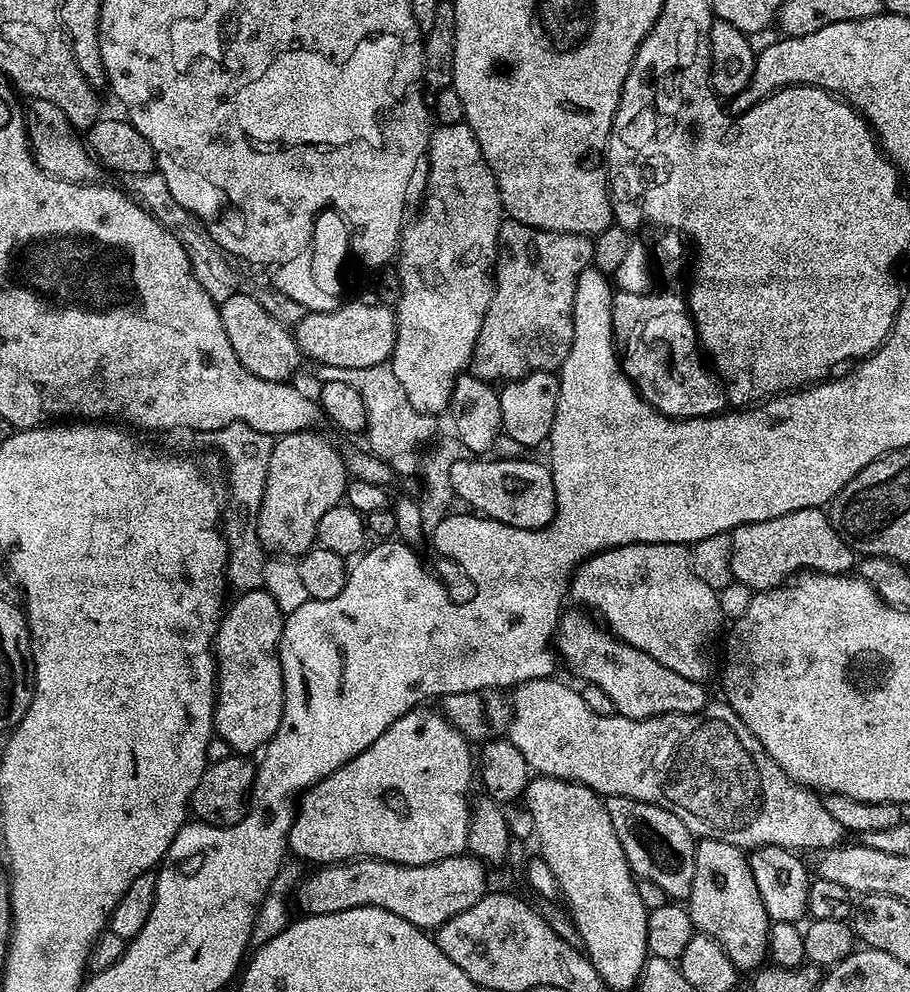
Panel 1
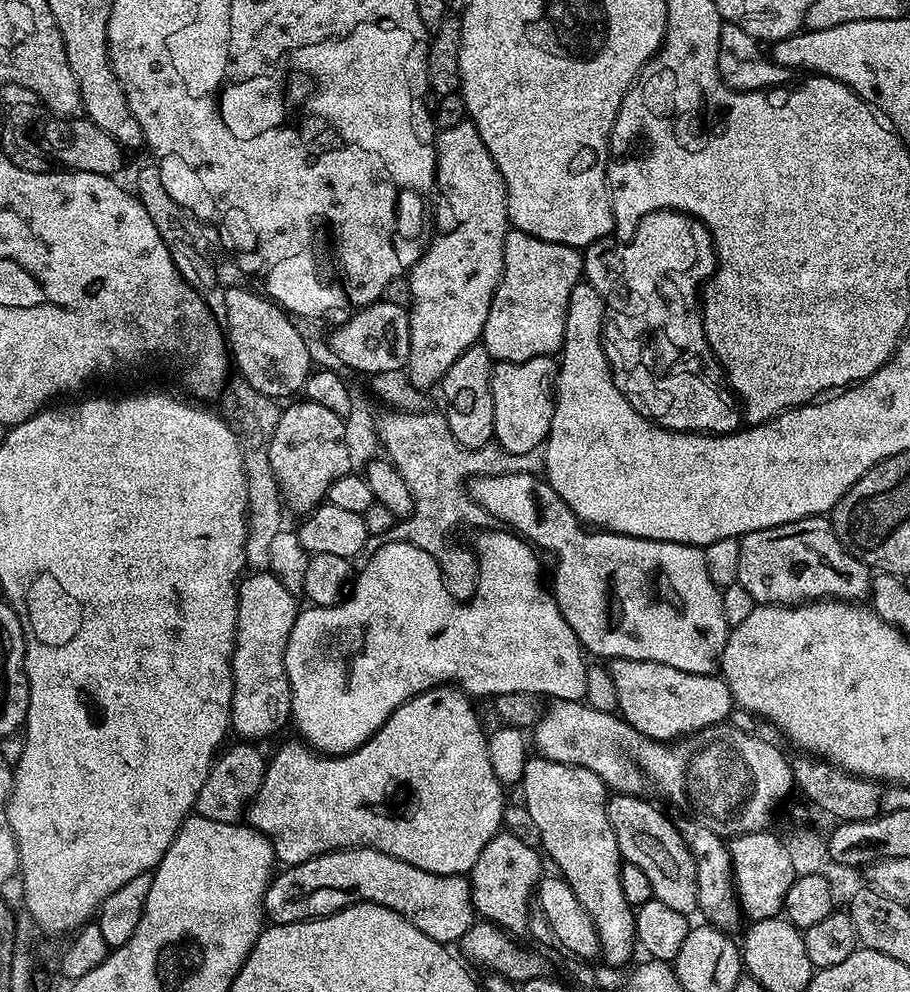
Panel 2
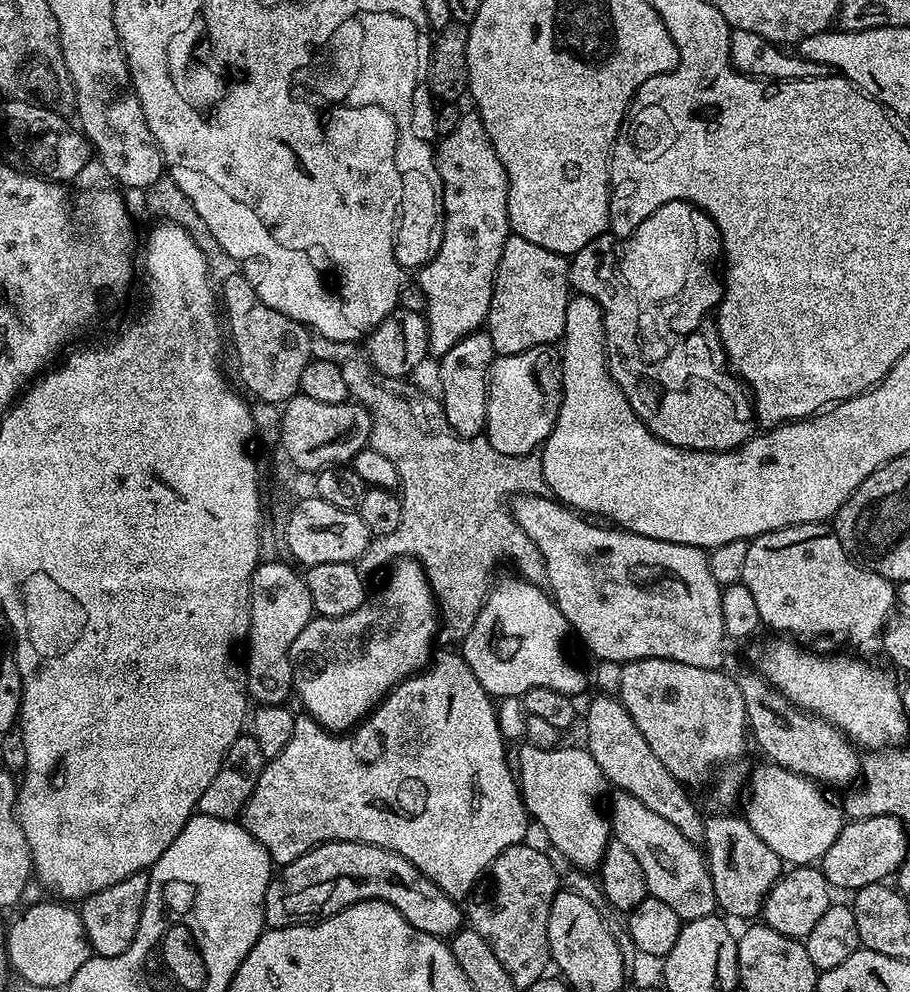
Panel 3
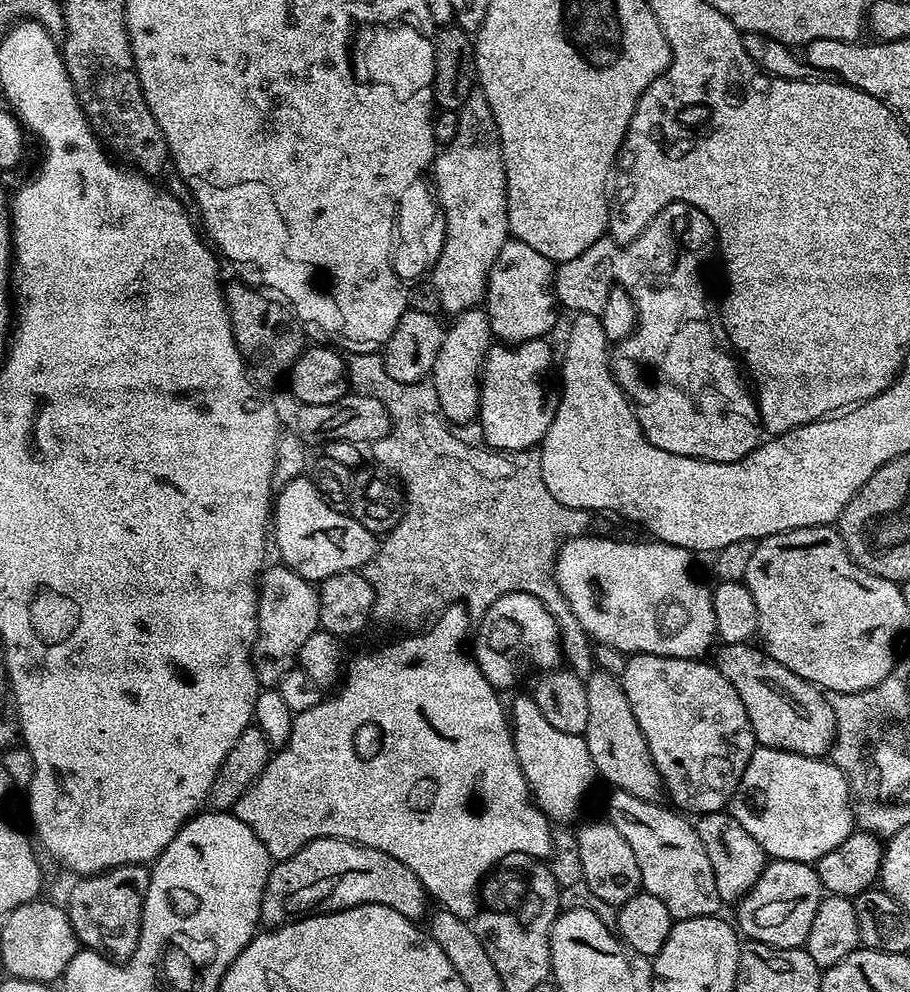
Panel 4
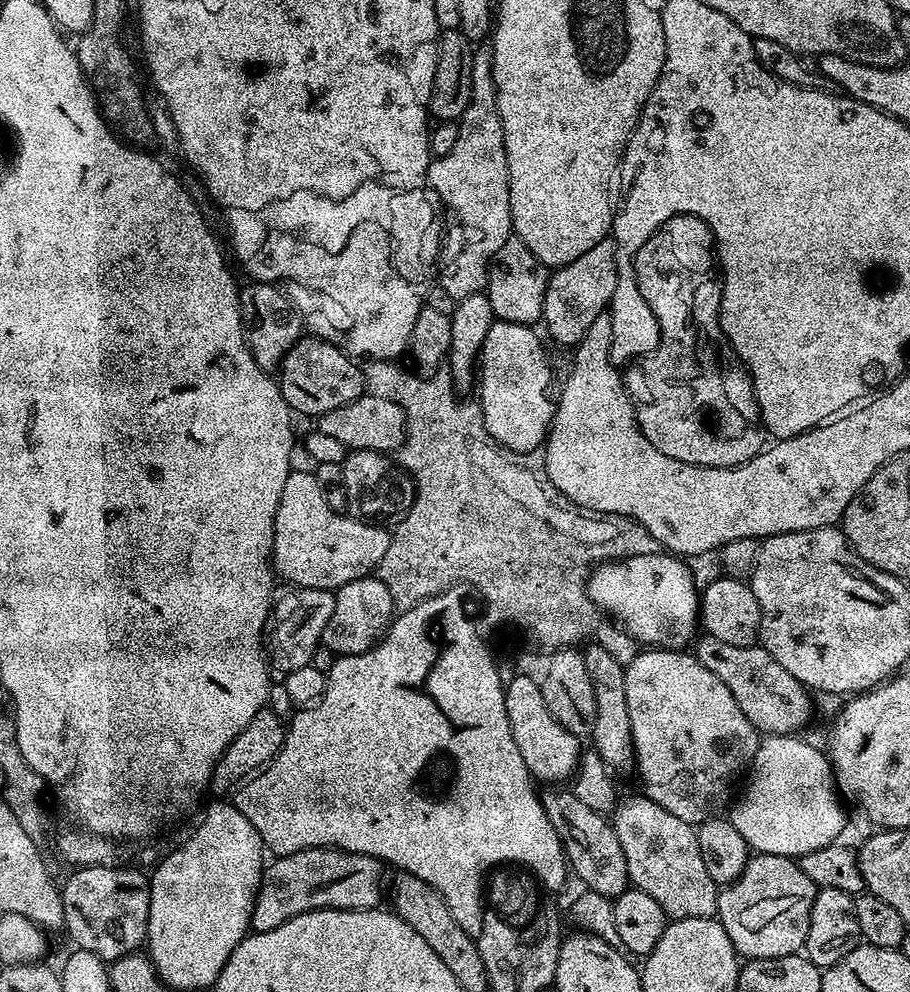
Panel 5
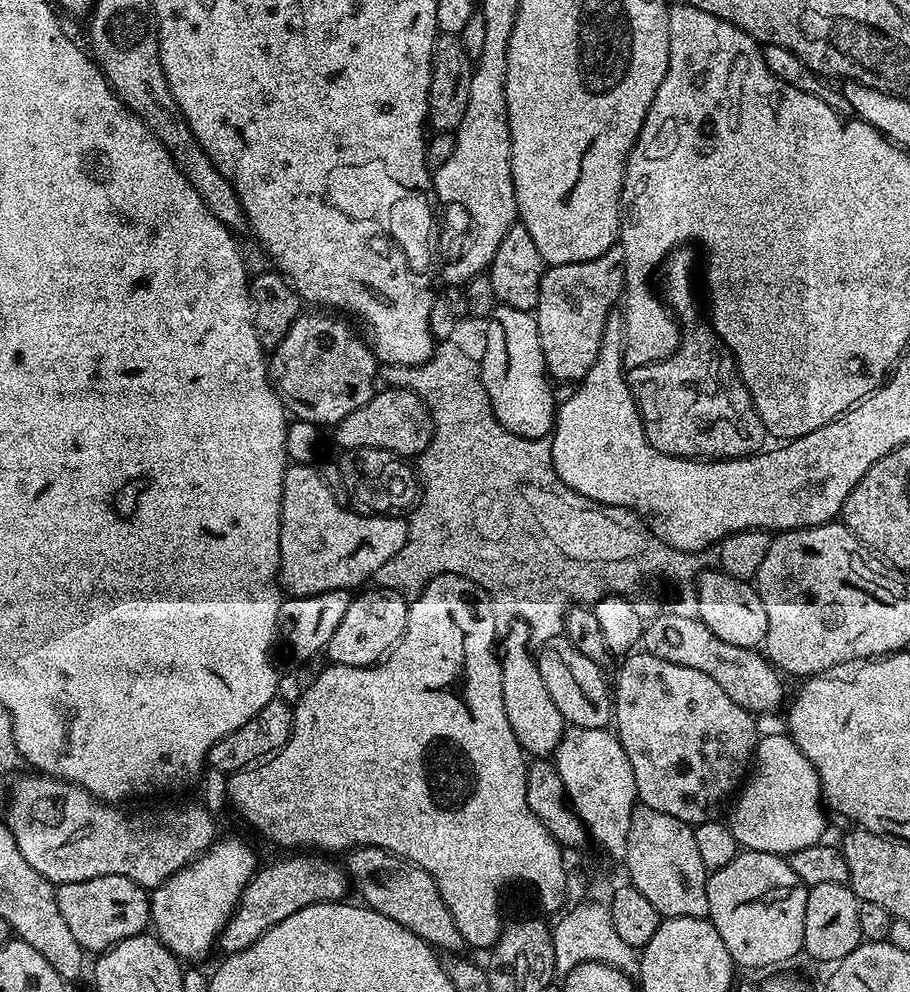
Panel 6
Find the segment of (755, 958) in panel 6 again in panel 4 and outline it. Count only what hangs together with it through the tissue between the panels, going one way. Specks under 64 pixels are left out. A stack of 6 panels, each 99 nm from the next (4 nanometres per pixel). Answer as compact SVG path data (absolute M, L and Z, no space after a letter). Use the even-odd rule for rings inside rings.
M769 859L764 865L758 882L754 882L752 889L738 901L737 908L740 909L736 912L737 921L735 920L735 923L738 925L739 931L748 940L757 940L763 944L778 946L779 948L804 948L808 943L808 935L810 934L810 926L814 922L814 914L818 914L818 906L825 895L822 882L811 863L802 860Z

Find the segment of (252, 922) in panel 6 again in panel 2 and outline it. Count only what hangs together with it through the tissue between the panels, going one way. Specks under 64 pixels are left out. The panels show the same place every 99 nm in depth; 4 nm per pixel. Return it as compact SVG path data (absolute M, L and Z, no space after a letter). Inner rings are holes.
M342 848L338 852L327 852L301 864L285 867L283 871L281 876L280 873L273 875L264 895L264 914L272 924L319 920L322 916L332 916L355 904L377 904L402 914L402 918L418 926L426 938L452 946L461 940L466 930L472 928L476 916L476 908L472 905L472 886L464 876L430 874L426 870L418 870L418 866L410 866L410 862L402 862L373 848Z

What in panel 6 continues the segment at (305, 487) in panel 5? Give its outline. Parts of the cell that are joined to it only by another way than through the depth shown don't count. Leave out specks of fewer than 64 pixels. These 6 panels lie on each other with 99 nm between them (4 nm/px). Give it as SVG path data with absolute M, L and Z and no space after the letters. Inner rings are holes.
M294 463L285 467L278 580L288 596L313 596L339 588L355 589L371 581L376 572L402 550L406 541L407 519L364 516L354 512L336 499L315 467Z

